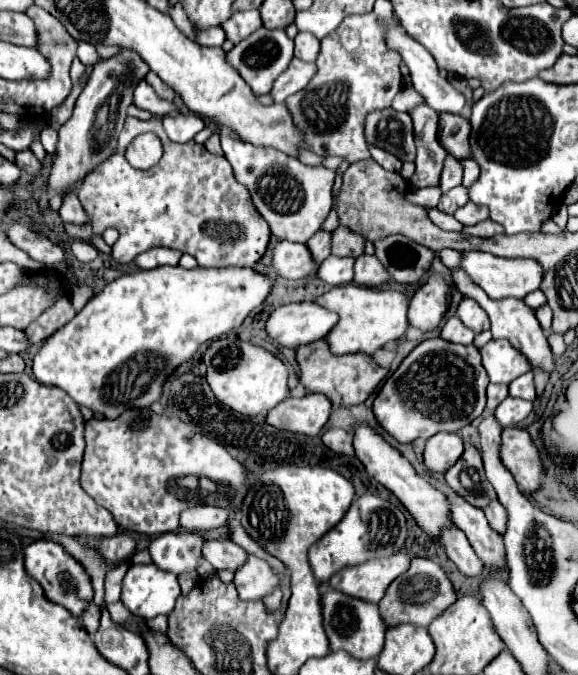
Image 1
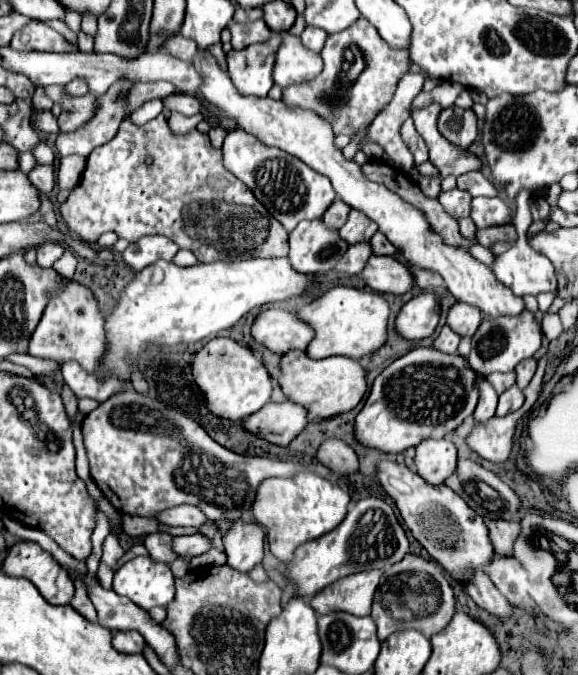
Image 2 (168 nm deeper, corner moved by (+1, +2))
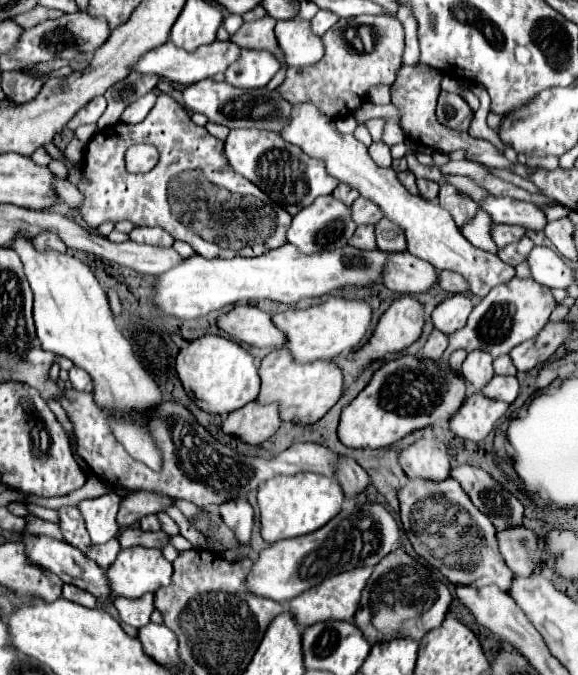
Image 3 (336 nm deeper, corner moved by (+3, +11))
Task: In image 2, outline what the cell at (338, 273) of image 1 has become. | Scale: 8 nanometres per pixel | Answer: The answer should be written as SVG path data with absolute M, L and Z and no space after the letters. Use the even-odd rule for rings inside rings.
M363 241L363 243L355 243L347 249L343 261L339 261L339 265L335 267L335 271L339 273L347 273L347 275L359 275L365 269L365 263L369 261L369 257L373 255L371 243Z

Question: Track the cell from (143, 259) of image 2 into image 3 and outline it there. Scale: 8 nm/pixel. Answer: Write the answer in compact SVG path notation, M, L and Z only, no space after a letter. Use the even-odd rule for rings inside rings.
M133 228L129 238L133 242L141 242L141 244L151 244L151 246L161 246L161 248L171 248L173 246L173 236L169 232L165 232L163 228Z

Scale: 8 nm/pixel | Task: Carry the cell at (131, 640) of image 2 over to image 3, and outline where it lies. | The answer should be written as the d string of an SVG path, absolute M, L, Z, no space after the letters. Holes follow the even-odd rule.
M145 594L145 596L135 598L135 600L117 596L115 608L119 612L121 622L125 622L127 626L133 626L133 628L143 628L145 624L149 624L149 616L155 608L153 606L153 594Z

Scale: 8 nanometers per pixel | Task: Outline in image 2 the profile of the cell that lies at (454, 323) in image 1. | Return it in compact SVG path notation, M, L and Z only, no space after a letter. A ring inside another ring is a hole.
M445 325L439 333L439 337L433 341L433 349L441 351L441 353L455 353L459 341L461 341L461 337L457 333L451 333L451 329L447 329L447 325Z

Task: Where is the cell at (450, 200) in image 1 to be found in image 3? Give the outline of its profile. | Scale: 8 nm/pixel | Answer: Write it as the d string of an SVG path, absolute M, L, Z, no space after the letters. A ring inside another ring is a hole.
M441 184L437 202L439 202L441 208L445 208L445 210L453 216L453 220L457 222L457 226L461 226L463 222L471 220L471 218L475 216L477 208L479 208L477 202L475 202L471 196L459 192L459 190L457 190L455 186L451 186L451 184Z

